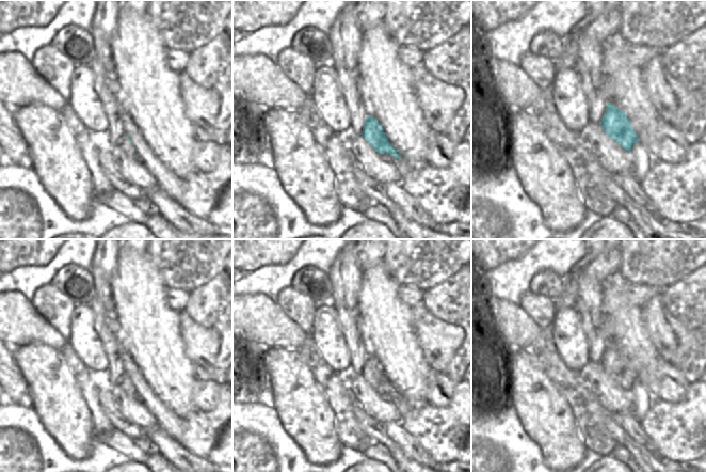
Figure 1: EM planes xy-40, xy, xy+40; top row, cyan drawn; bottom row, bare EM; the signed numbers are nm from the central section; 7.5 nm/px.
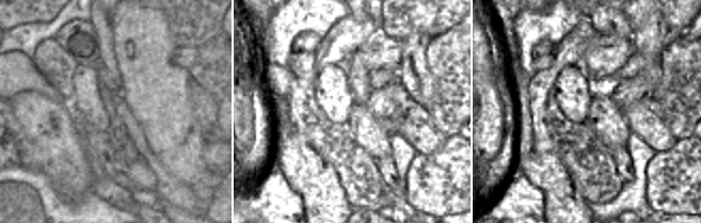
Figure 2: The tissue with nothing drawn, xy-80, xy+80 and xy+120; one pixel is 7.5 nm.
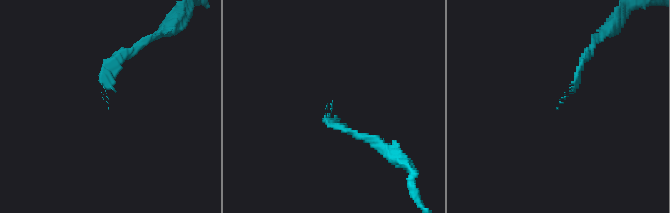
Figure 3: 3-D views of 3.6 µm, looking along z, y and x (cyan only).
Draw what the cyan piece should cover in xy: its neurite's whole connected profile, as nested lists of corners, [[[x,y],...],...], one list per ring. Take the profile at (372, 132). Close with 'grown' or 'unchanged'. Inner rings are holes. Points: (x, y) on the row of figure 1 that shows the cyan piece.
[[[370,115],[366,116],[360,135],[365,141],[380,155],[390,153],[397,159],[401,158],[386,138],[380,123],[374,117]]]; unchanged

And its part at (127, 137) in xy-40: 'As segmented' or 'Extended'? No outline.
Extended.

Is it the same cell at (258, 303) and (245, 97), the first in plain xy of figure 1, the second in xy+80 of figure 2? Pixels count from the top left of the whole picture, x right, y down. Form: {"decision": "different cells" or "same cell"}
{"decision": "different cells"}

